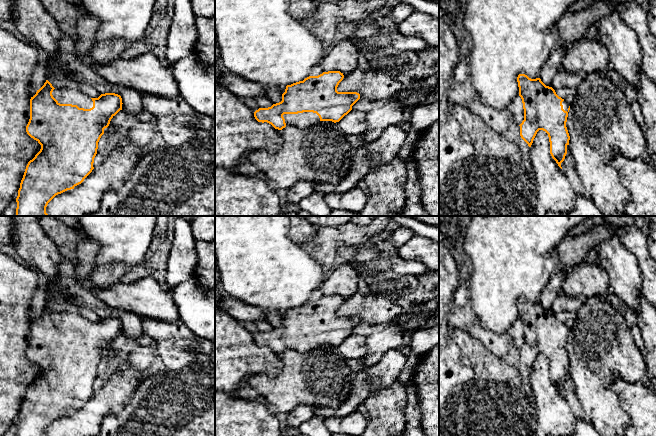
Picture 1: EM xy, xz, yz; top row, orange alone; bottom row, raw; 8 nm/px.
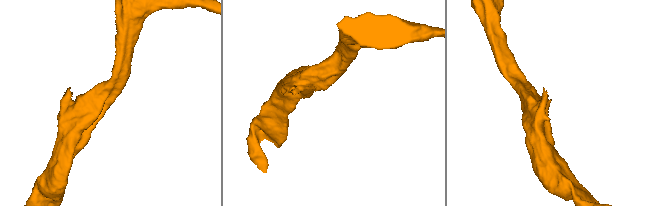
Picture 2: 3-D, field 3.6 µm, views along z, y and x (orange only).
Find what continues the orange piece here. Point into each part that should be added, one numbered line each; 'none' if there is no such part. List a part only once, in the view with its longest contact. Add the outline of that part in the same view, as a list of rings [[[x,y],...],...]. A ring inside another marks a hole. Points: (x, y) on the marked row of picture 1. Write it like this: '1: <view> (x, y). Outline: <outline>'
1: xy (69, 93). Outline: [[[76,80],[67,82],[60,88],[55,88],[52,92],[53,97],[60,104],[77,105],[79,108],[90,109],[93,107],[91,97],[82,93]]]

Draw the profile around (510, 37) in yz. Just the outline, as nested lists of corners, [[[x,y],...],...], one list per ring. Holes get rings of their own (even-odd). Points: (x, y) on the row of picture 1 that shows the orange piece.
[[[469,0],[464,14],[464,26],[472,37],[468,60],[472,85],[481,100],[489,107],[503,110],[519,96],[517,77],[525,74],[531,79],[539,78],[540,69],[550,52],[559,45],[558,32],[553,28],[568,12],[571,4],[579,0]]]

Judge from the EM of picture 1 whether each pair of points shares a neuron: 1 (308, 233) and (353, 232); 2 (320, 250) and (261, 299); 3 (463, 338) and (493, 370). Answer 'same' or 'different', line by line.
1: different
2: different
3: same

